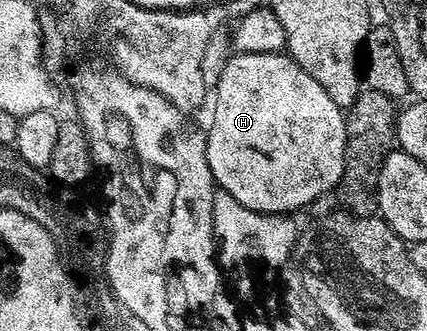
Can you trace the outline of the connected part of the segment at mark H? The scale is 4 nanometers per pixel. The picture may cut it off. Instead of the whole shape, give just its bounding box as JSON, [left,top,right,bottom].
[205,52,347,214]

